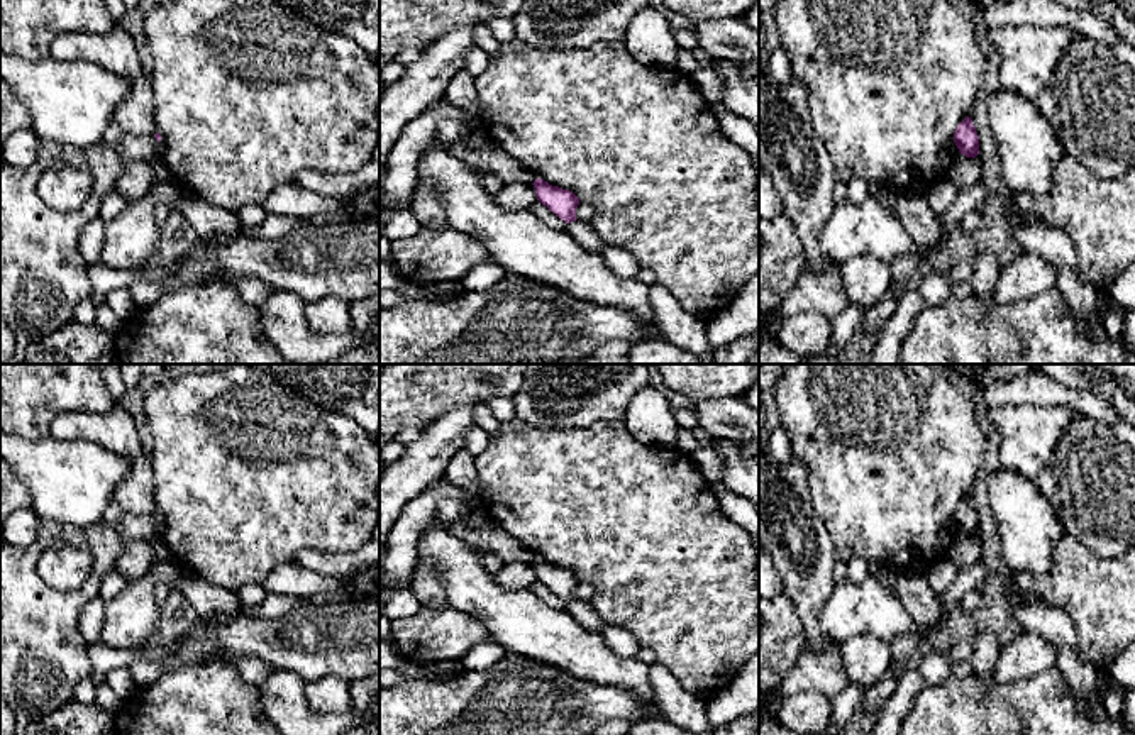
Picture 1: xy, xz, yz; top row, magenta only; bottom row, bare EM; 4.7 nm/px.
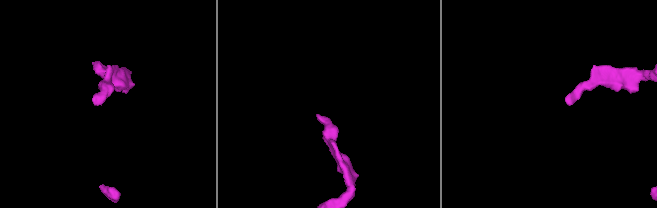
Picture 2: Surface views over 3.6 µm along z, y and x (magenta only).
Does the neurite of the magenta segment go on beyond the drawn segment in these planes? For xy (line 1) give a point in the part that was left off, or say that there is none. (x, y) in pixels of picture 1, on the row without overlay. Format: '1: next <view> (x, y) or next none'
1: next none

